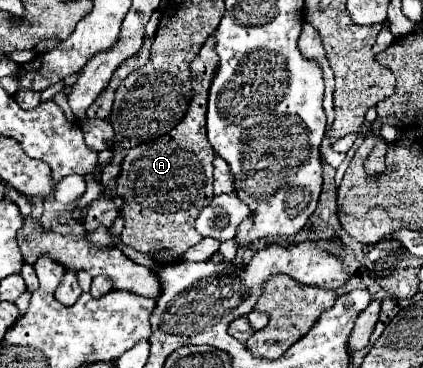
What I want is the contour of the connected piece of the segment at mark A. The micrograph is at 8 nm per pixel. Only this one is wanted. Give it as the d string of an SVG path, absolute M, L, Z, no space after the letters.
M210 36L190 64L194 98L184 120L172 132L154 140L148 148L130 148L122 162L122 172L116 180L118 194L124 198L120 208L120 214L124 216L122 242L142 254L170 250L174 256L182 256L182 252L202 240L194 228L194 220L214 198L212 162L216 152L206 140L208 90L210 80L214 78L214 68L218 68L214 44L216 40Z

